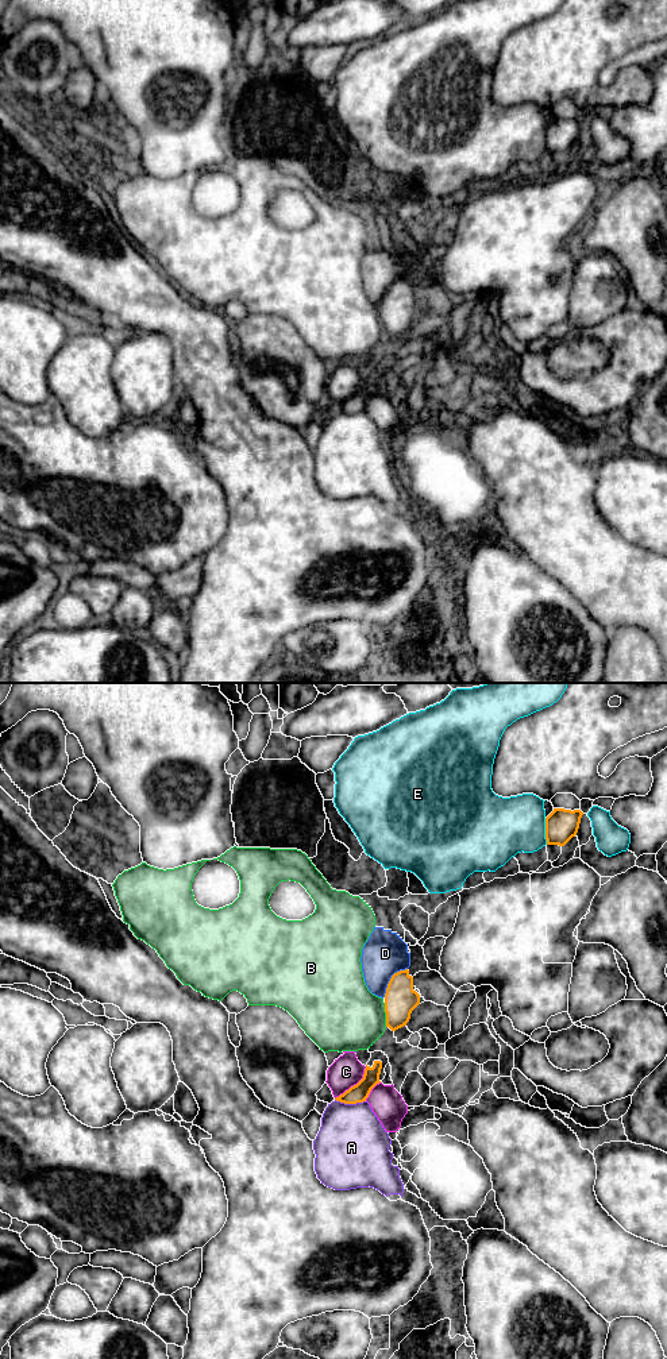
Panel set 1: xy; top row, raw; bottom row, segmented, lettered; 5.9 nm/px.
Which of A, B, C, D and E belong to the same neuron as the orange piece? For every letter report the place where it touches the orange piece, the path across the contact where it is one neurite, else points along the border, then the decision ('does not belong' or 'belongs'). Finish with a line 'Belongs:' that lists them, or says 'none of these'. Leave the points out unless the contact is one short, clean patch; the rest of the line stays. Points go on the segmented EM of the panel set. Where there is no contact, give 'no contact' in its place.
A: meets orange in xy at (350, 1103); border along xy (335, 1099), (343, 1103), (365, 1101); does not belong
B: meets orange in xy at (386, 1015); does not belong
C: meets orange in xy at (354, 1085); border along xy (366, 1066), (362, 1077), (335, 1099); does not belong
D: meets orange in xy at (390, 979); border along xy (407, 968), (392, 976), (384, 996); does not belong
E: meets orange in xy at (546, 831); does not belong
Belongs: none of these

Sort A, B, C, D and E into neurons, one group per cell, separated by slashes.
A / B / C / D / E

